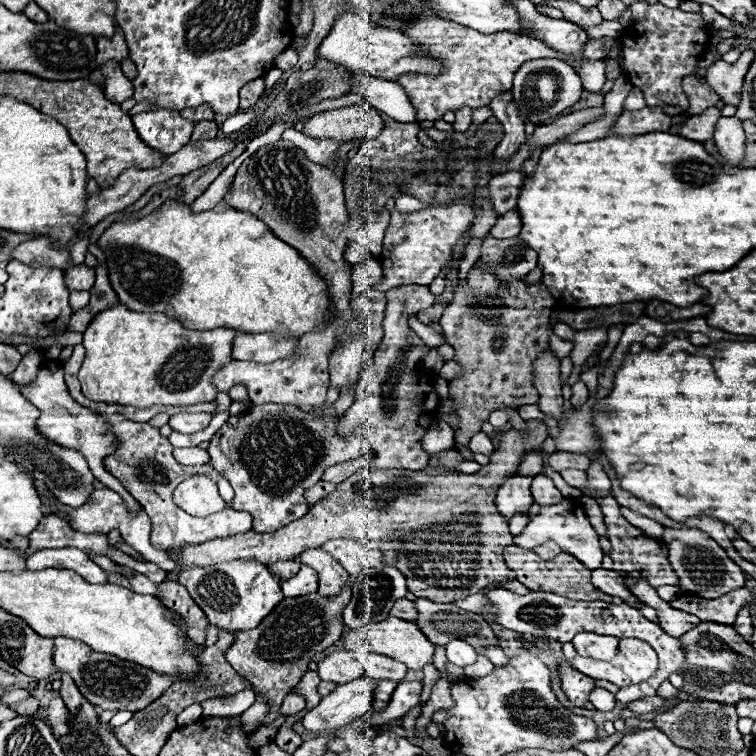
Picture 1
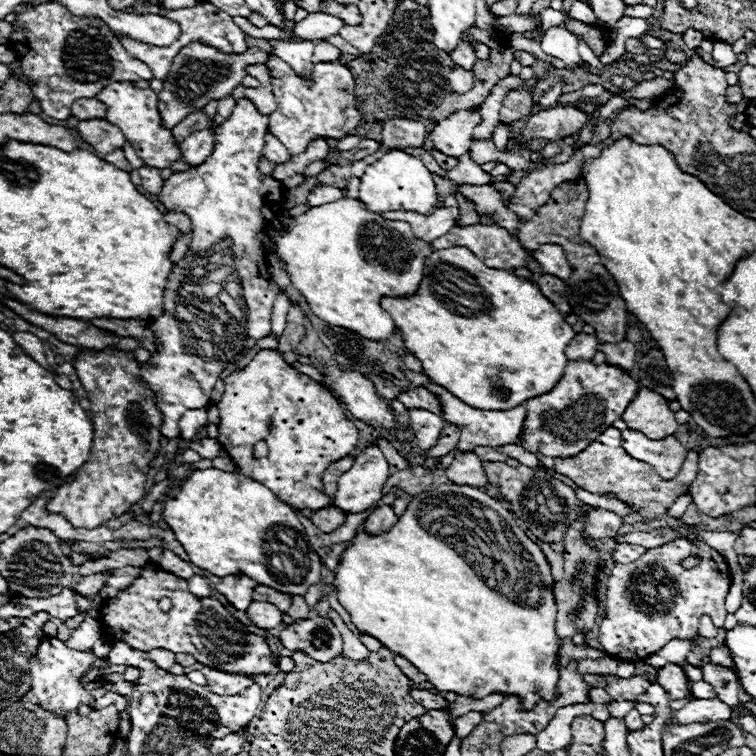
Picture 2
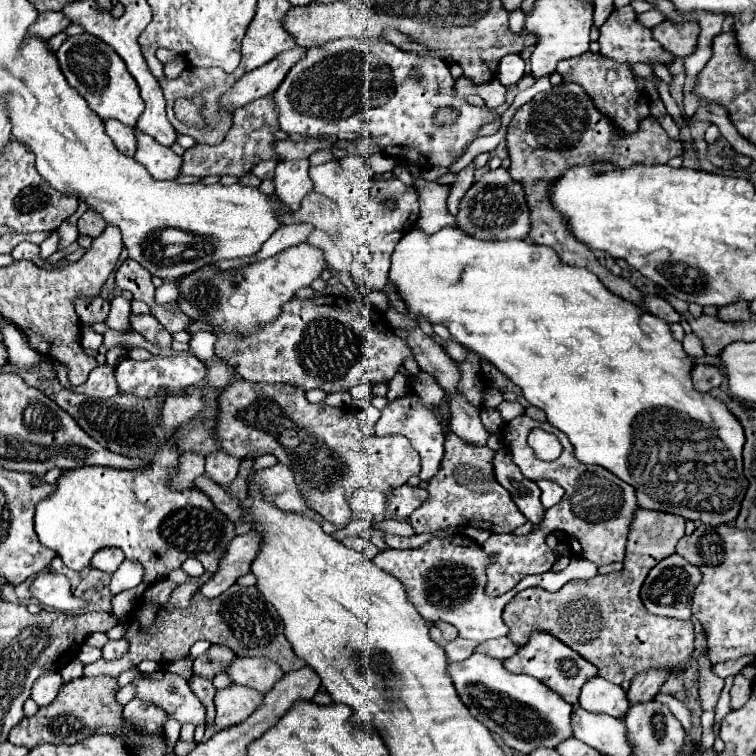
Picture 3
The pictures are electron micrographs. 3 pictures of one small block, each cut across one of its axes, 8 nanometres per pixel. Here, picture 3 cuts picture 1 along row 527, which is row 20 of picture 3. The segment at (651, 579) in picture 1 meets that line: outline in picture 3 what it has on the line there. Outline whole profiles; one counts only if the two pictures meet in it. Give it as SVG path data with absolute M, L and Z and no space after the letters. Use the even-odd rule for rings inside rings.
M628 4L614 10L600 26L600 54L614 62L670 62L672 54L664 52L652 40L652 32L636 22L636 12Z

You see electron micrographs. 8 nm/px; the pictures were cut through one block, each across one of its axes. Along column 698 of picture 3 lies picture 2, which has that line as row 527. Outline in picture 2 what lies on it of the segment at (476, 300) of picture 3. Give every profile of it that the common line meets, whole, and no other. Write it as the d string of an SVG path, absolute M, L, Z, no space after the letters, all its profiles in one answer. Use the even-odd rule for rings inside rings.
M440 484L424 490L422 494L414 496L408 504L406 512L398 518L398 522L380 536L356 534L352 544L342 554L342 562L336 570L338 588L338 602L348 610L352 616L352 624L376 640L380 640L388 650L394 654L404 656L410 660L420 672L428 676L428 682L440 692L456 692L468 698L484 698L488 694L504 694L504 696L520 696L524 710L532 710L540 700L556 700L558 680L560 680L560 666L558 666L558 648L562 640L556 636L556 598L554 598L554 578L550 572L550 564L536 542L532 542L526 532L518 526L516 518L504 508L502 502L490 498L480 488L460 486L460 484Z

